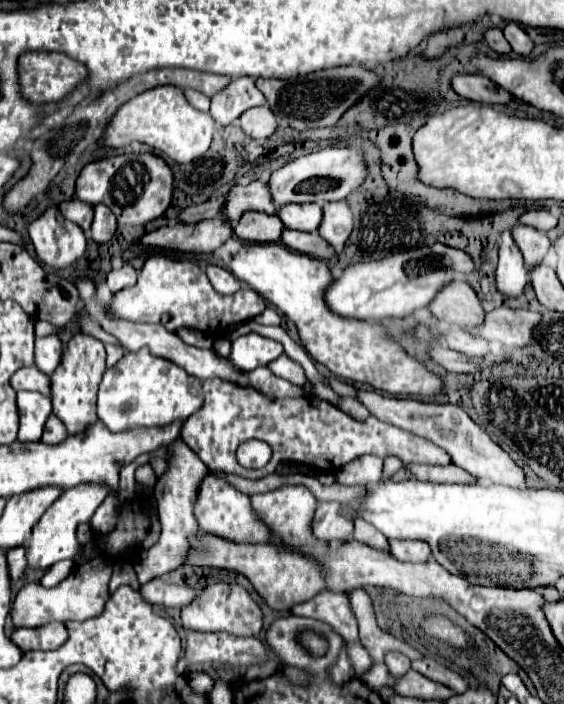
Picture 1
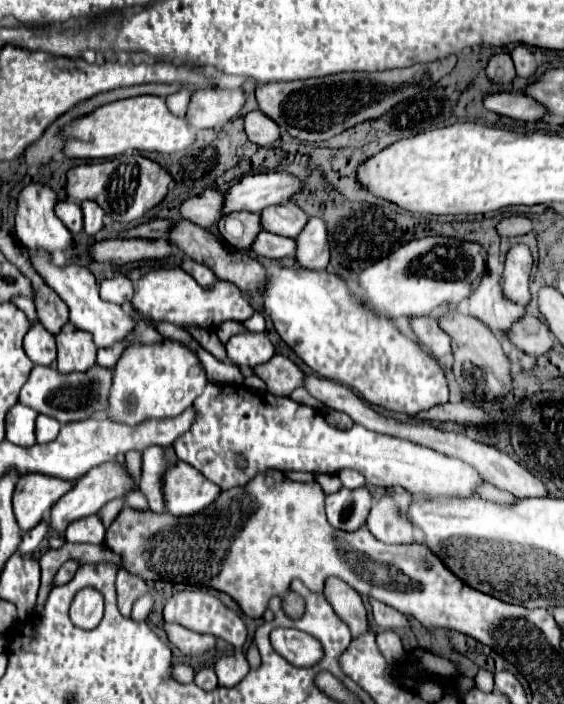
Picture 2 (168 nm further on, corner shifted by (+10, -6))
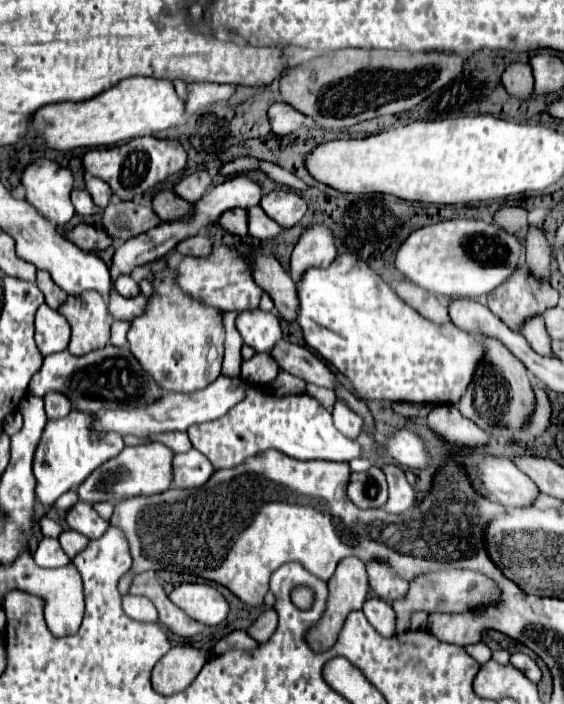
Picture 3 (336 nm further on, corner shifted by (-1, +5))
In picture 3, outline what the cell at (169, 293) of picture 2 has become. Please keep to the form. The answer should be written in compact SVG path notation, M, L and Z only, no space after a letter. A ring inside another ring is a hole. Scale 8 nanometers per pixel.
M217 247L213 249L211 257L183 257L181 263L175 267L175 283L177 287L209 307L219 311L249 311L259 307L263 289L259 289L247 269L247 261L239 255L235 247Z

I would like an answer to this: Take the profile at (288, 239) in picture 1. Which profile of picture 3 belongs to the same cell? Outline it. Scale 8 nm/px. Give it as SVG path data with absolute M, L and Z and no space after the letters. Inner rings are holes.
M255 205L255 209L249 209L249 235L265 241L265 239L275 239L283 233L285 229L281 225L277 225L271 217L265 215L265 211Z

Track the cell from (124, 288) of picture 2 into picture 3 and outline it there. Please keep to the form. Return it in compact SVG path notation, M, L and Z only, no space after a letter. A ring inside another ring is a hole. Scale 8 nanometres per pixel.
M119 275L119 277L115 279L115 289L117 289L117 293L121 293L123 297L137 297L137 295L141 293L137 281L135 281L131 275Z

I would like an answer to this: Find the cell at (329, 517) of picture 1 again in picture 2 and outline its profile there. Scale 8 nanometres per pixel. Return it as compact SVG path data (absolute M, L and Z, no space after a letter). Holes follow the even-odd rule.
M366 486L360 488L340 488L338 492L326 496L328 522L334 528L354 532L366 524L368 512L372 508L372 494Z

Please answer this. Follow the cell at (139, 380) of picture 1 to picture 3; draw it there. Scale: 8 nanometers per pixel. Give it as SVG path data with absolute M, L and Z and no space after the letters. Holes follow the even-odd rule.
M163 269L155 273L153 287L157 291L155 297L147 303L147 313L143 317L137 317L131 321L131 329L127 333L129 349L135 355L135 359L141 363L143 371L149 373L155 383L163 391L173 393L193 393L199 389L205 389L221 375L221 361L223 361L223 321L221 313L217 309L207 309L207 305L199 305L199 301L191 301L191 297L183 297L175 285L171 285L173 269Z

